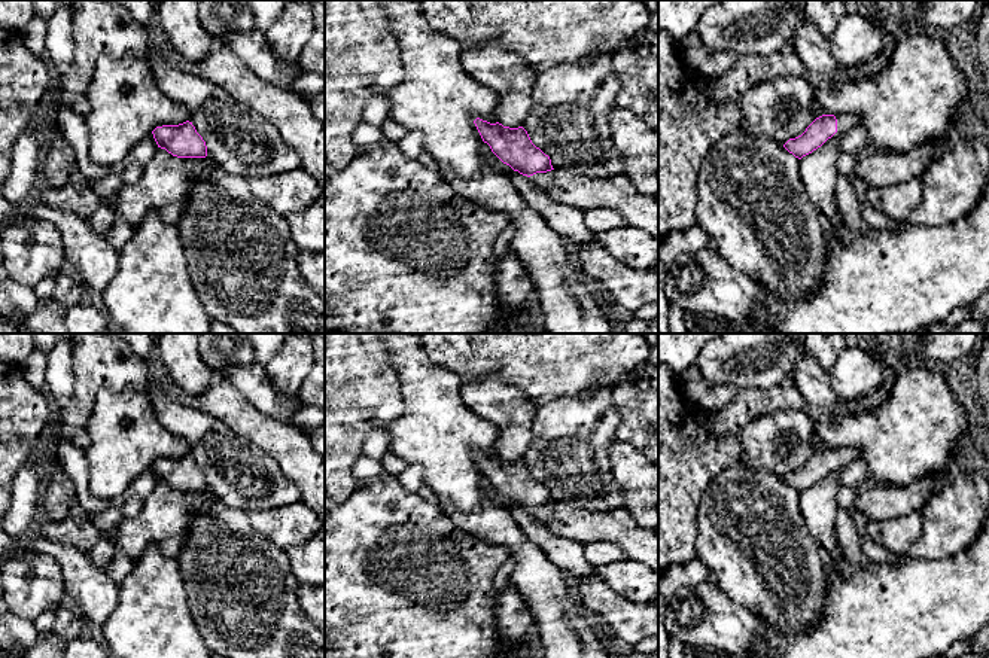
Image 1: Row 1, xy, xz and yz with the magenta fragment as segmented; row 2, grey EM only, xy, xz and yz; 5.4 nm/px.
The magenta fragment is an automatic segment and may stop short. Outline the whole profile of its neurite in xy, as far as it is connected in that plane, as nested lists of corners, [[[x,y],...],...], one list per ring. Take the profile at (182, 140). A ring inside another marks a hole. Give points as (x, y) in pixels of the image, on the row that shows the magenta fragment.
[[[186,121],[179,125],[162,125],[153,131],[153,138],[158,147],[165,149],[177,158],[206,158],[207,146],[203,137],[197,132],[192,122]]]

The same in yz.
[[[855,113],[822,115],[816,118],[801,135],[789,138],[783,147],[801,159],[821,147],[836,132],[843,134],[855,127],[861,127],[861,118]]]

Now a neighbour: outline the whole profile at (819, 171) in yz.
[[[836,132],[821,147],[800,159],[801,183],[806,194],[810,202],[828,217],[827,234],[836,238],[842,235],[834,201],[840,153],[840,132]]]

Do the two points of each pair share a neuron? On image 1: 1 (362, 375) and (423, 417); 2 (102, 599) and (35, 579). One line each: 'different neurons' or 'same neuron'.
1: different neurons
2: different neurons

